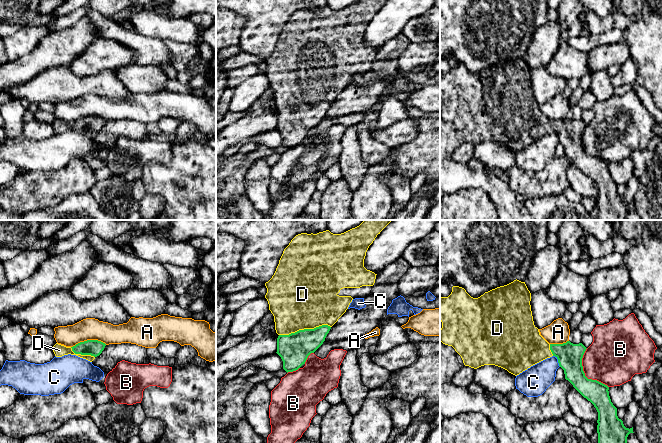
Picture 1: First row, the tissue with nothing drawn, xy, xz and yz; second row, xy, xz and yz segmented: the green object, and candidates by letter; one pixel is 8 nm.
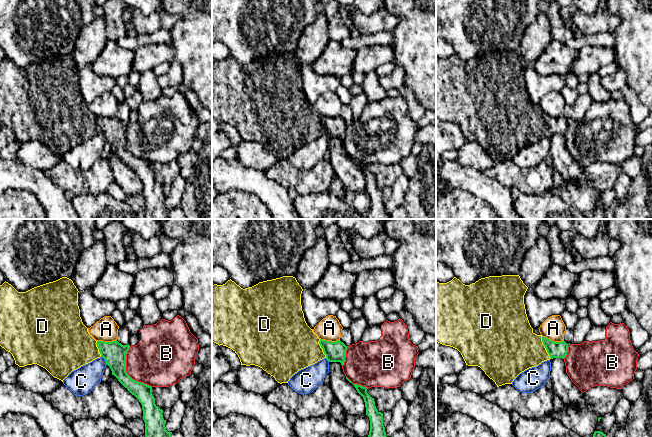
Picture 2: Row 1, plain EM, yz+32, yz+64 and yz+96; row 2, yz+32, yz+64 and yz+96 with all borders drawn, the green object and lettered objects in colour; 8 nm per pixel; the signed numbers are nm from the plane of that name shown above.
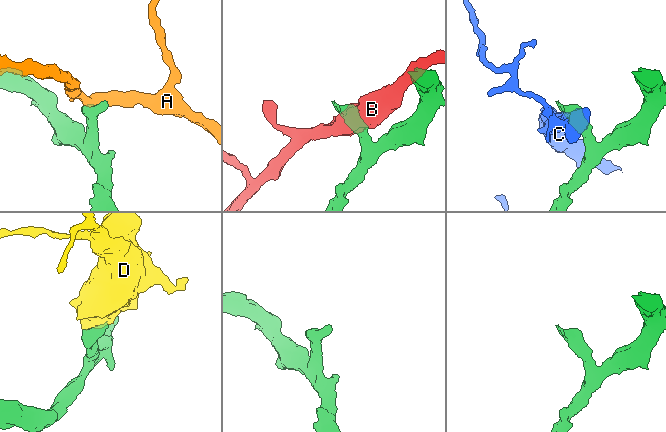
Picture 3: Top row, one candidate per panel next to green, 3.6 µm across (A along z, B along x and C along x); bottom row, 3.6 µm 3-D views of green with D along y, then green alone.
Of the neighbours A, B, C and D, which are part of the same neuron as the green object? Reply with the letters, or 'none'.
D

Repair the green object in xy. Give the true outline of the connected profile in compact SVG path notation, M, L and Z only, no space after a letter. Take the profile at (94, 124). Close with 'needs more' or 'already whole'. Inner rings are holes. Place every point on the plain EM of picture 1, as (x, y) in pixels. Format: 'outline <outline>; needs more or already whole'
outline M87 116L80 118L73 123L66 123L64 121L56 119L52 123L52 126L56 133L62 133L64 131L71 130L92 138L97 132L102 129L105 122L106 120L101 117Z; needs more

